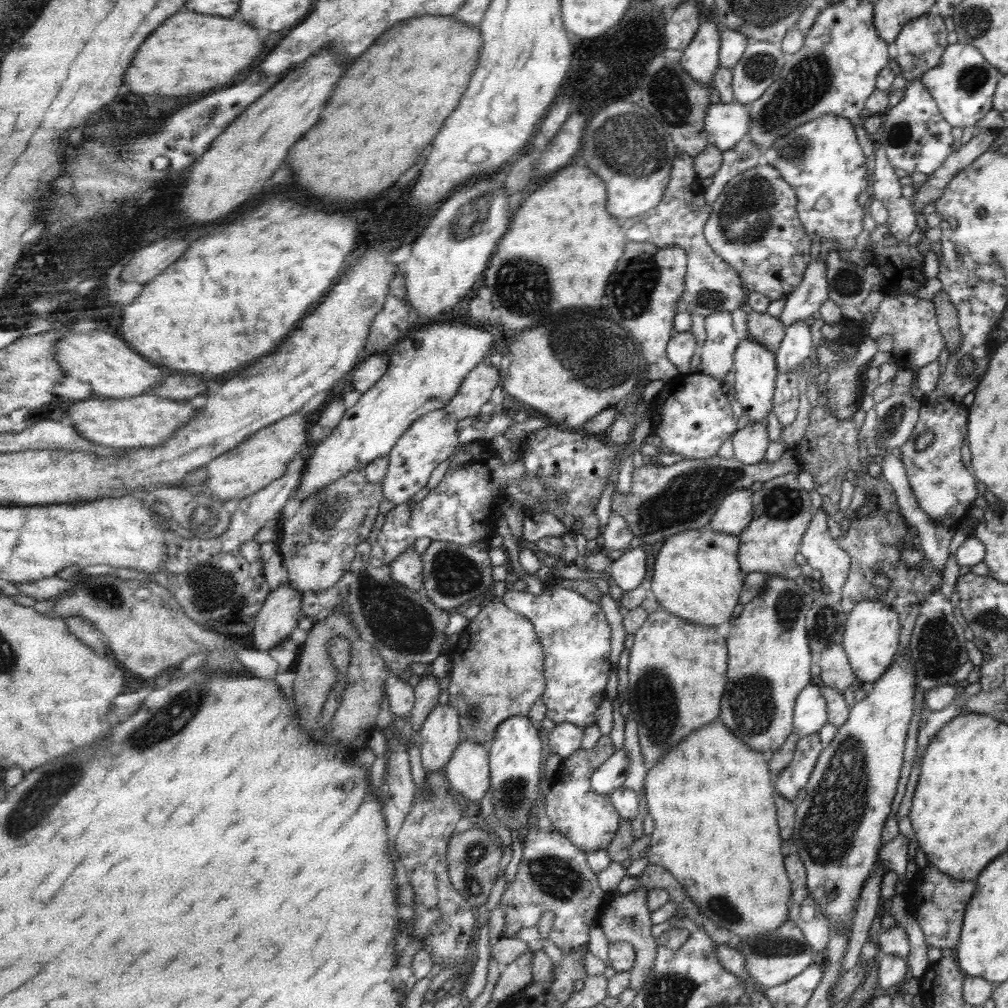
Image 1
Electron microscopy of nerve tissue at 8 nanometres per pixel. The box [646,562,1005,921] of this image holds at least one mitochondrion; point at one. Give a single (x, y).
(837, 805)

